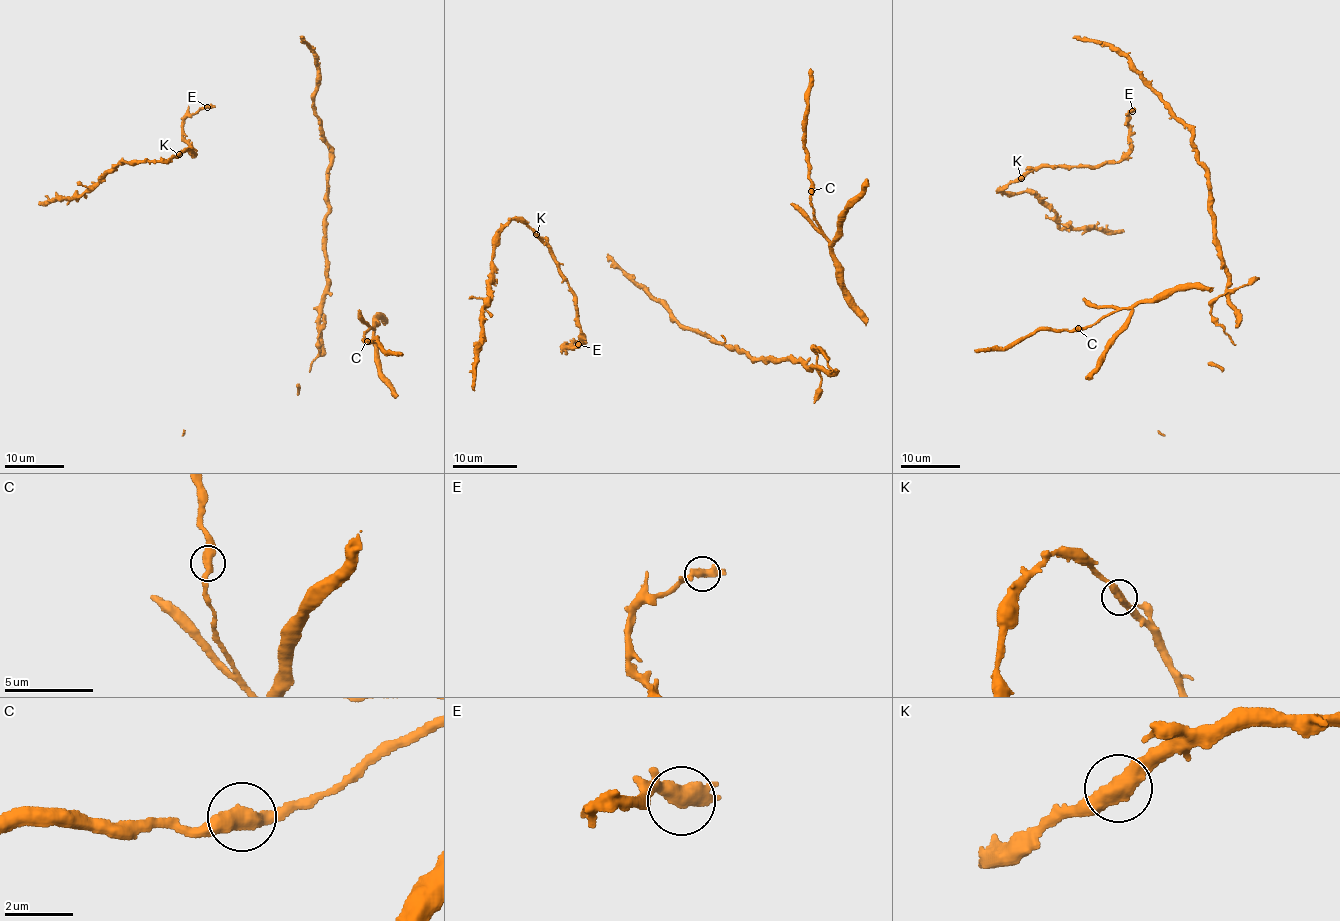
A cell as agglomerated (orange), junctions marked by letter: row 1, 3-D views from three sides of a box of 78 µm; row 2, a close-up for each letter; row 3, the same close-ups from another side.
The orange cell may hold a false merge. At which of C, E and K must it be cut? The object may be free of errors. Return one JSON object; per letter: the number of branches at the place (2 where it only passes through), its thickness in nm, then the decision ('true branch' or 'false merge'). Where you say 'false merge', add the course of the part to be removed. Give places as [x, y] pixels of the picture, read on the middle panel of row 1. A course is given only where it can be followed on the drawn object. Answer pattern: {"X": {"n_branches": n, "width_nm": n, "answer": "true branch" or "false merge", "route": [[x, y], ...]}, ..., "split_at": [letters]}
{"C": {"n_branches": 2, "width_nm": 440, "answer": "true branch"}, "E": {"n_branches": 2, "width_nm": 440, "answer": "true branch"}, "K": {"n_branches": 2, "width_nm": 440, "answer": "true branch"}, "split_at": []}

